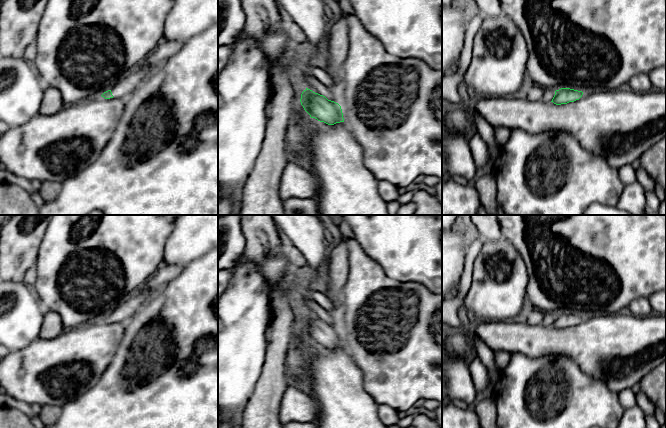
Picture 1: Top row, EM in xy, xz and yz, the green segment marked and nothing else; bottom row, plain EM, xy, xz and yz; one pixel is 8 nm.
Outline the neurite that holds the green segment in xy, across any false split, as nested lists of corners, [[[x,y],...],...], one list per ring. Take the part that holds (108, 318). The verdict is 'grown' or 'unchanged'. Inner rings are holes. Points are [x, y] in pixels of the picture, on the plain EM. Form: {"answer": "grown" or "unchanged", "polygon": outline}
{"answer": "grown", "polygon": [[[145,286],[140,287],[131,294],[119,307],[112,313],[104,316],[101,320],[105,323],[113,321],[125,323],[128,321],[142,306],[144,306],[151,297],[156,293]]]}

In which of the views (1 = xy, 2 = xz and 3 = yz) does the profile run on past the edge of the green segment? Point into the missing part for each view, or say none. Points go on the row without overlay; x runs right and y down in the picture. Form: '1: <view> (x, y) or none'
1: xy (139, 298)
2: none
3: none

